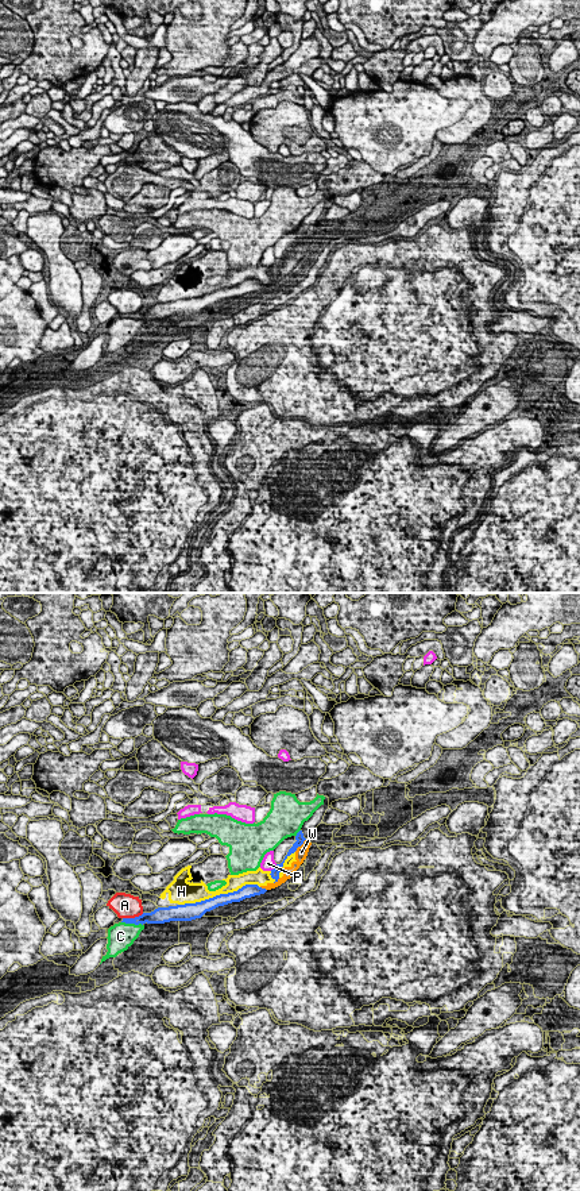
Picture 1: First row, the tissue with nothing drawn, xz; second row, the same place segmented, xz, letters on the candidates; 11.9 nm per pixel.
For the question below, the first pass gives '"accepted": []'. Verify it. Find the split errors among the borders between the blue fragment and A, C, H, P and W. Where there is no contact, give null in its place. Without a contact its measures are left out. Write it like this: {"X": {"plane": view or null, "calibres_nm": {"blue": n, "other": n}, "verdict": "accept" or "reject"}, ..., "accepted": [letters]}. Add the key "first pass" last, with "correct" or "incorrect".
{"A": {"plane": "xz", "calibres_nm": {"blue": 140, "other": 280}, "verdict": "reject"}, "C": {"plane": "xz", "calibres_nm": {"blue": 140, "other": 320}, "verdict": "reject"}, "H": {"plane": "xz", "calibres_nm": {"blue": 140, "other": 200}, "verdict": "reject"}, "P": {"plane": "xz", "calibres_nm": {"blue": 100, "other": 160}, "verdict": "reject"}, "W": {"plane": "xz", "calibres_nm": {"blue": 100, "other": 140}, "verdict": "reject"}, "accepted": [], "first pass": "correct"}

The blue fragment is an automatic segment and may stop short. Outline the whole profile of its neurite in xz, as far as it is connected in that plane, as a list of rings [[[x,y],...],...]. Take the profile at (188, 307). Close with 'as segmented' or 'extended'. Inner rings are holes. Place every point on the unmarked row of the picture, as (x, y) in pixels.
[[[245,280],[233,288],[220,289],[196,298],[158,302],[151,308],[143,308],[142,311],[135,313],[123,313],[121,317],[143,320],[146,317],[165,319],[170,316],[192,316],[196,313],[201,313],[206,307],[210,307],[219,301],[224,301],[232,297],[240,297],[245,293],[264,289],[266,286],[266,284],[262,284],[258,280]]]; as segmented

